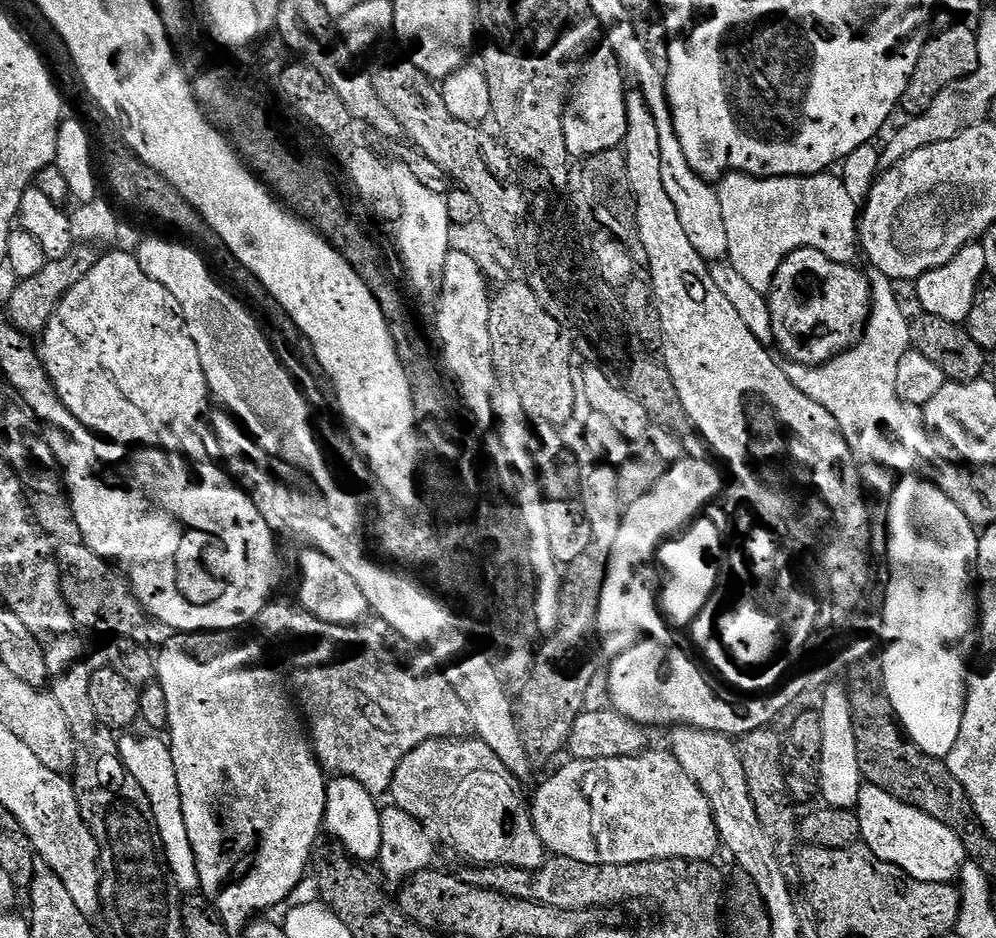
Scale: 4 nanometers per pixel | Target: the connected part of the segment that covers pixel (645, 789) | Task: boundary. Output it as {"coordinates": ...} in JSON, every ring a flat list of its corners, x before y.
{"coordinates":[[645,750,630,758,569,759,530,800,533,825,538,838,553,857,565,856,592,864,641,864,651,860,715,861,722,841,712,813,712,801,706,798,671,751]]}

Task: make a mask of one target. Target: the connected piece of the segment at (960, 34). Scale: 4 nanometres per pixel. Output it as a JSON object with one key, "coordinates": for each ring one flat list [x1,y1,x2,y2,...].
{"coordinates":[[940,10,935,13,930,25,928,39,924,42,924,49,918,58,918,66,914,66,914,74,900,100,900,108,905,117,911,118,922,114,954,82,974,74,978,69,978,42,973,25,956,19,951,12]]}

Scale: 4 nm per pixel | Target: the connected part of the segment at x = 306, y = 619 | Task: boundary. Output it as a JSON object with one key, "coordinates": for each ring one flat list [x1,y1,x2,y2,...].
{"coordinates":[[276,598,260,612,259,624,266,639,296,647,292,656,296,673,290,688,298,697,312,750,325,773,350,778,370,795,380,798,389,791,398,762,410,750,422,746,422,742,463,740,473,735,470,712,448,684,437,661,427,651,410,646,386,622,368,618,358,624,331,624,314,618,299,603,287,604]]}

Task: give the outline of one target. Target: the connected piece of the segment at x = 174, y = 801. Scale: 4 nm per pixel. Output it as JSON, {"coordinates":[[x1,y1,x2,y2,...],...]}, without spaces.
{"coordinates":[[152,738,156,740,125,740,119,741,120,761,124,764,124,769,128,772,133,780,138,782,138,786,142,786,142,790,146,794,146,798,150,802,150,806,154,810,154,822,158,826,158,834,160,841,164,847,164,854,168,861,170,875,177,885,181,884,185,889,185,893,192,894,197,891,198,877,196,875,196,859,192,857,192,847,190,846,190,834,186,834,186,822,182,818,182,798,178,794,178,778,174,770,174,762,172,761,172,749,167,743,160,738]]}

